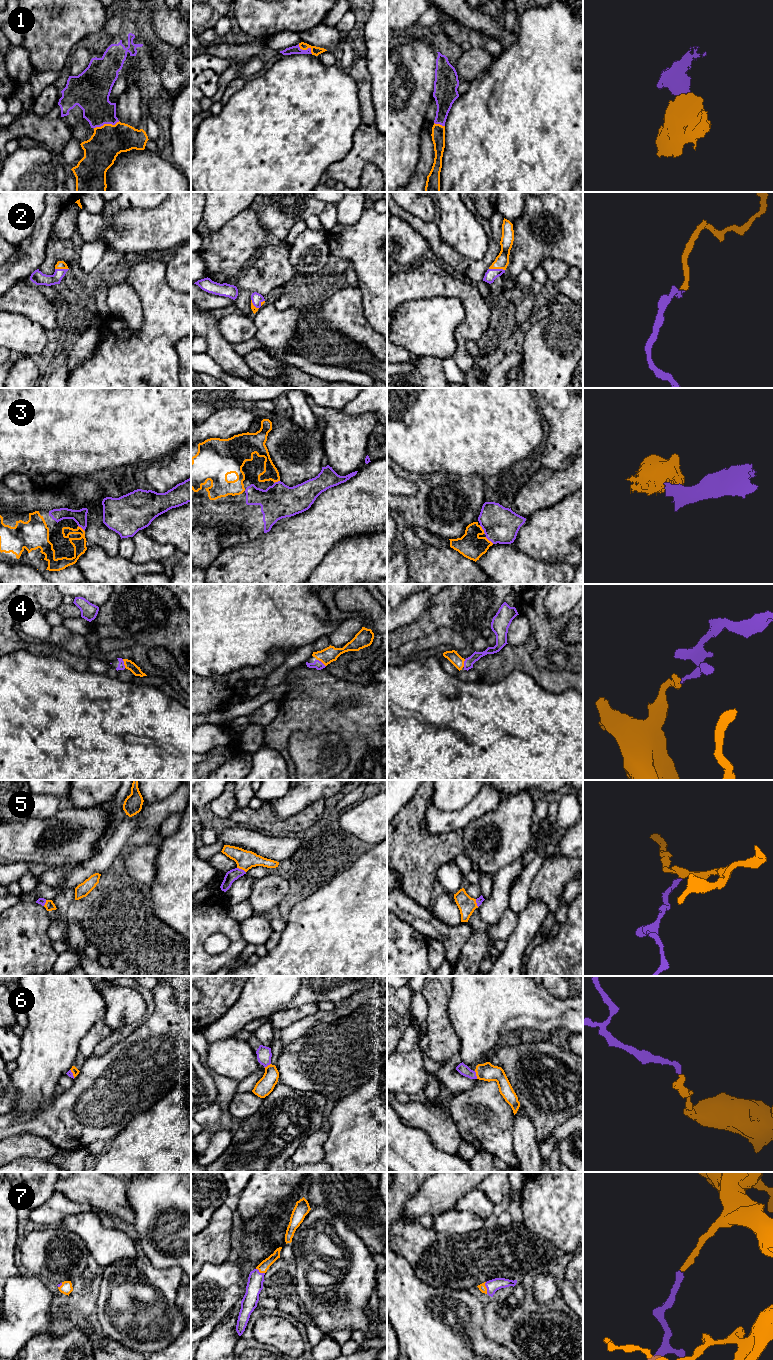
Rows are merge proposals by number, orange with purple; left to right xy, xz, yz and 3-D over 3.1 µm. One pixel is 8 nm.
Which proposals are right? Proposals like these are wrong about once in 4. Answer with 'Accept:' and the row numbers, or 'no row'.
Accept: 1, 2, 3, 4, 5, 6, 7

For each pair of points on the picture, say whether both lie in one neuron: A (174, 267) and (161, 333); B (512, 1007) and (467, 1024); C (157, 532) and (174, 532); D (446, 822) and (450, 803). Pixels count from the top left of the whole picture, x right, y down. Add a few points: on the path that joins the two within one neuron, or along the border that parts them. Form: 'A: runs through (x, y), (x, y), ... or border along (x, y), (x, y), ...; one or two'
A: border along (166, 262), (166, 280), (180, 292); two
B: runs through (501, 1007), (484, 1007), (478, 1013); one
C: runs through (161, 532), (170, 532); one
D: border along (469, 802), (452, 811), (440, 811), (432, 805); two

